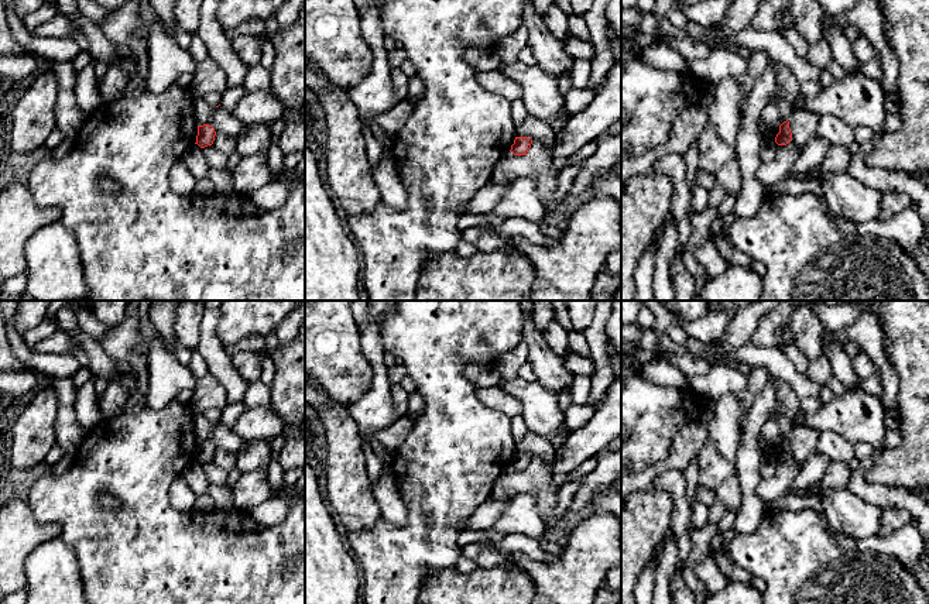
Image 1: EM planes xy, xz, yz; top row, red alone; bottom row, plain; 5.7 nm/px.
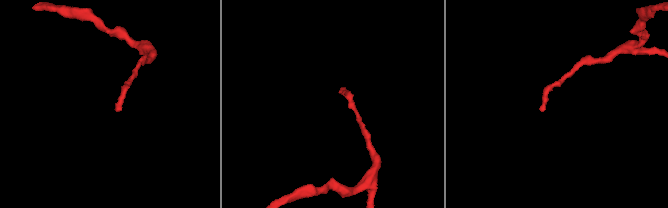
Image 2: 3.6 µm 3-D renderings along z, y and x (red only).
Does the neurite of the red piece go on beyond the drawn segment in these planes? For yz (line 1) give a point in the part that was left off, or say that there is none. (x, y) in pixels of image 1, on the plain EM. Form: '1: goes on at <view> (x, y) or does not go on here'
1: does not go on here

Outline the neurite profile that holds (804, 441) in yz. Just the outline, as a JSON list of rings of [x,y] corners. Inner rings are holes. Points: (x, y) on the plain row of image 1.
[[[793,426],[788,437],[792,457],[802,464],[816,453],[820,433],[813,428]]]

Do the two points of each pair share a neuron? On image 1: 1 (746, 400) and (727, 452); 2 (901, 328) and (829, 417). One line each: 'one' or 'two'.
1: one
2: two

